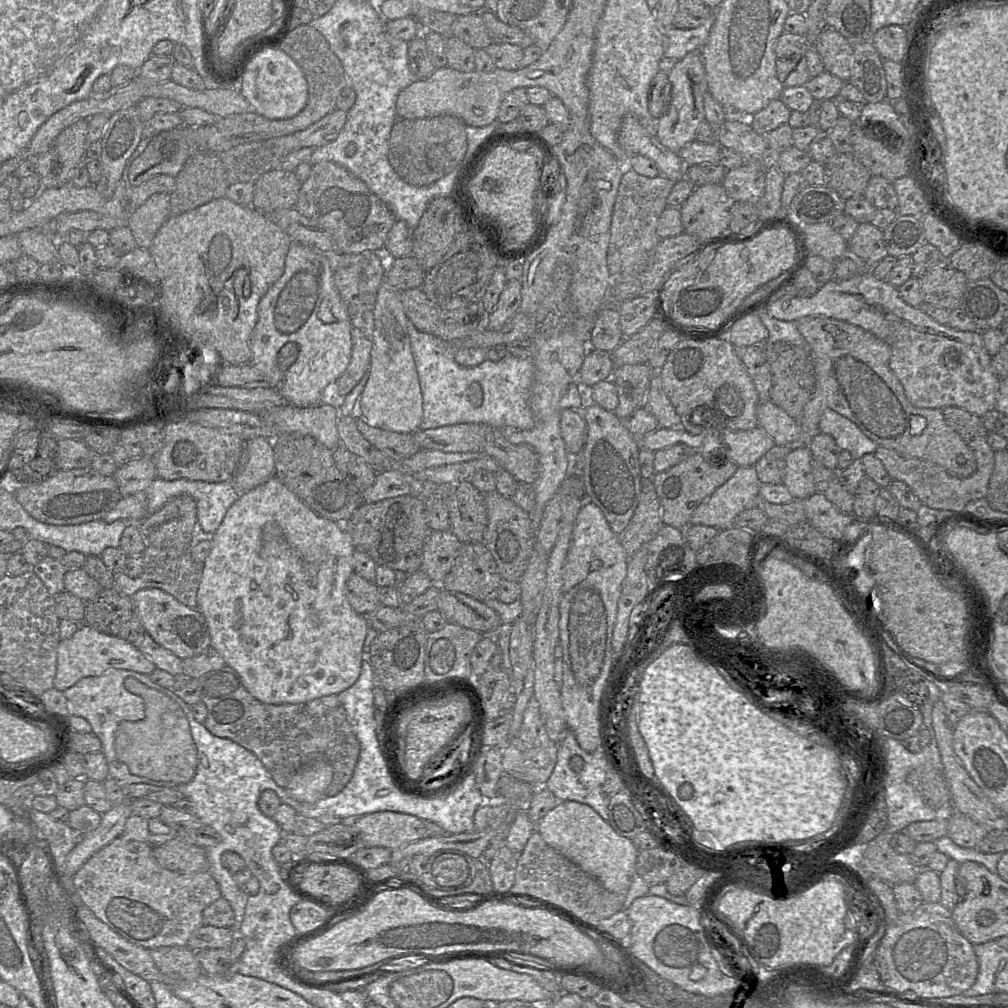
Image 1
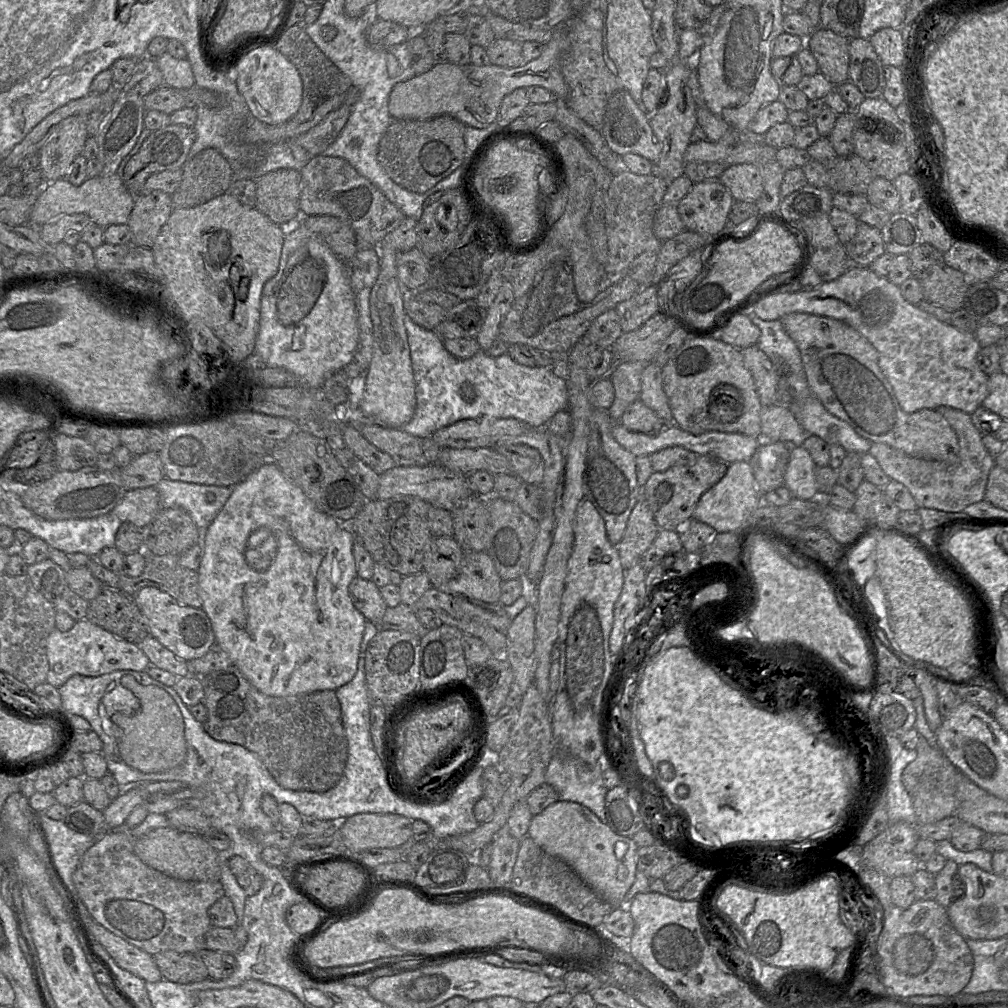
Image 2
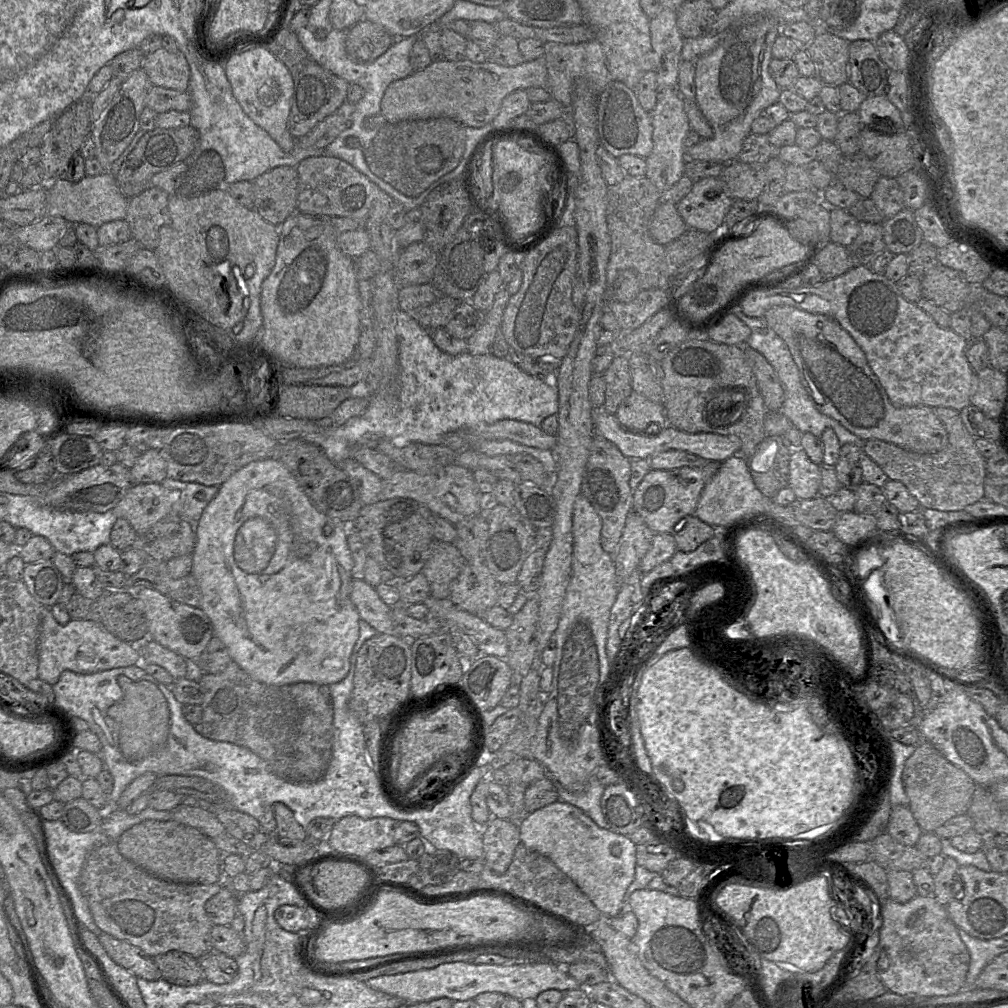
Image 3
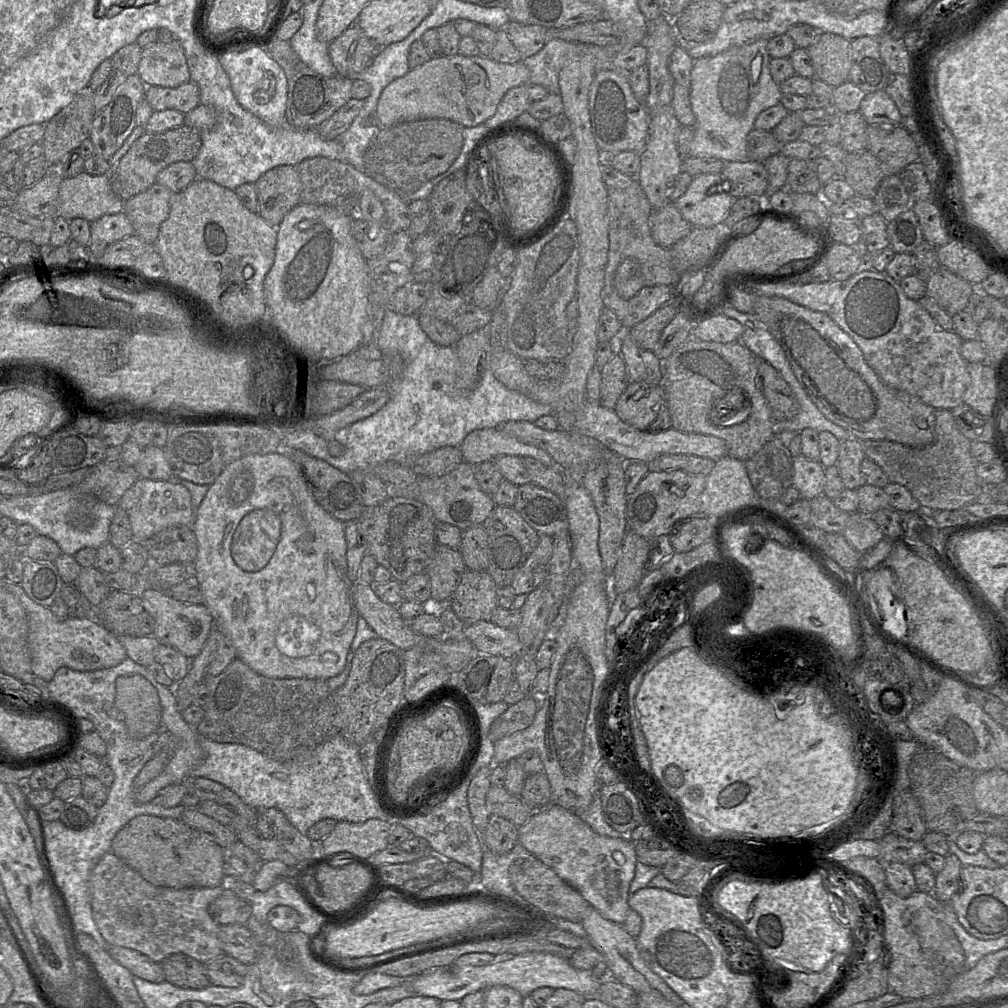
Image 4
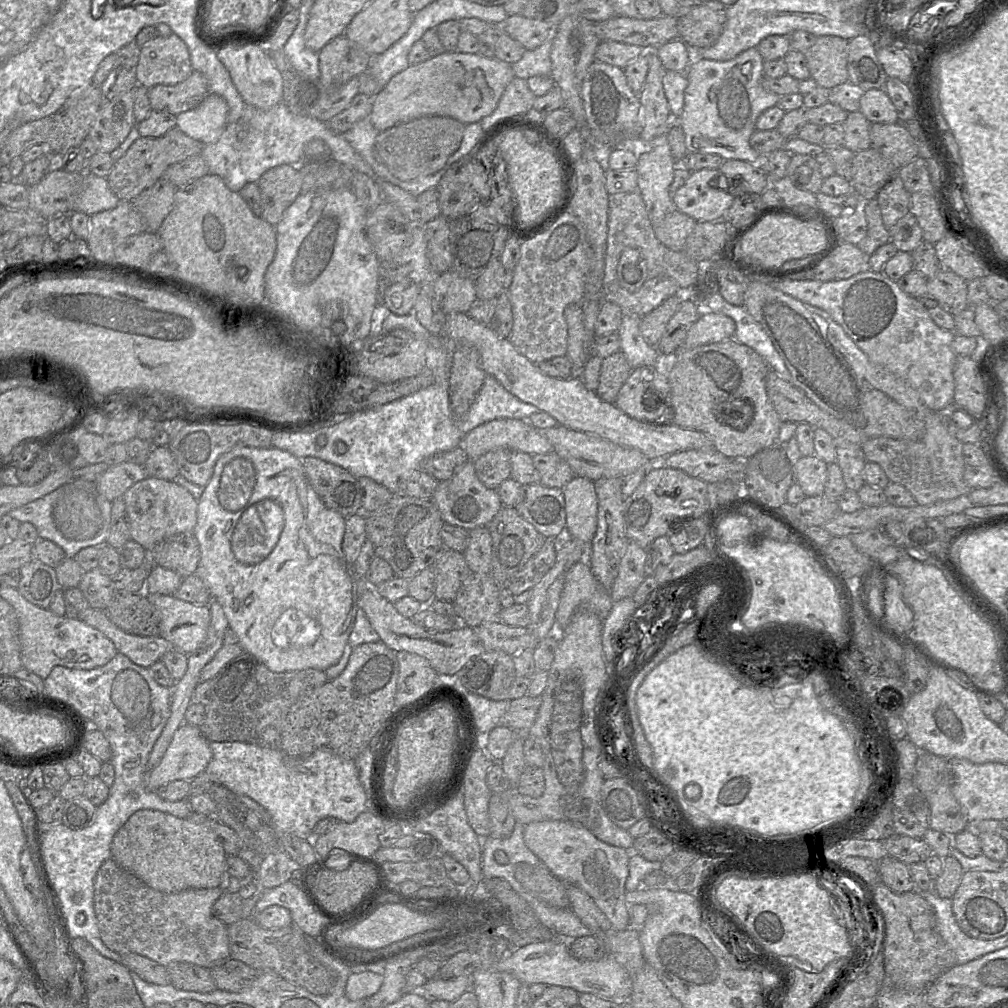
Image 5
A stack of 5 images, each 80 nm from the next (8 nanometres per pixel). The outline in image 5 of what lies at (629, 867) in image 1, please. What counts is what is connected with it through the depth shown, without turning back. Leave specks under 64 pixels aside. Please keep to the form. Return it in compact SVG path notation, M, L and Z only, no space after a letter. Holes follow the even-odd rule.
M559 820L527 824L524 841L555 877L566 885L574 885L585 891L616 931L630 927L629 905L625 900L630 850L599 840L591 830L580 824Z

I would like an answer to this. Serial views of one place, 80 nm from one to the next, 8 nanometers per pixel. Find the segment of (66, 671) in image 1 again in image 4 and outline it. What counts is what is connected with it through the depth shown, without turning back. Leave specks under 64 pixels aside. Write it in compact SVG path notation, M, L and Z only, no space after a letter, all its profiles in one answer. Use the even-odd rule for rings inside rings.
M5 581L5 588L13 593L26 611L29 622L31 670L49 682L60 667L76 671L95 671L121 663L127 653L117 636L108 631L94 617L59 620L50 610L31 600L20 584Z

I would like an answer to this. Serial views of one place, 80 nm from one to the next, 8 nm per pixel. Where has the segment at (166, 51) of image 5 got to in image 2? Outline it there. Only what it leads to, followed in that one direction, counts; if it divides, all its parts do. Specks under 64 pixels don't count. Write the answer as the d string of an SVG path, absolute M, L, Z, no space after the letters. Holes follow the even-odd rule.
M168 52L155 57L163 76L163 83L176 89L189 89L195 85L195 78L188 59L179 59Z

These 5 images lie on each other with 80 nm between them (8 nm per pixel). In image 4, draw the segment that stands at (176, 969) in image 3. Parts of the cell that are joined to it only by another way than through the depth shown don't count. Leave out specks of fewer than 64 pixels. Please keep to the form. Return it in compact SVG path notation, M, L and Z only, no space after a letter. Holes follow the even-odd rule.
M172 954L160 964L165 973L165 980L172 985L193 990L211 985L205 964L186 954Z

